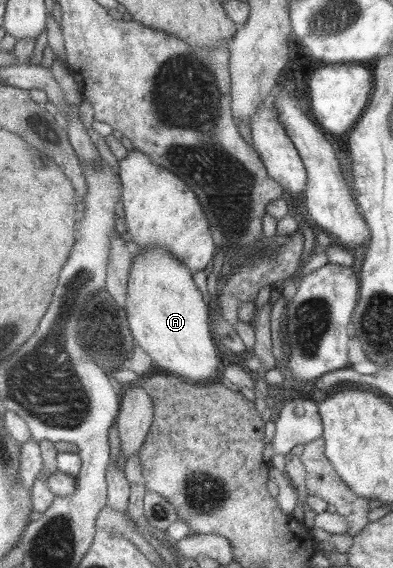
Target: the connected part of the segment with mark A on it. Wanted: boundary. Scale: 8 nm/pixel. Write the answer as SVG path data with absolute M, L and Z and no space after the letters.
M152 244L142 248L135 254L132 267L128 272L127 283L127 304L129 328L132 332L135 343L150 355L154 369L160 368L180 376L184 380L194 383L210 384L219 381L220 373L218 366L217 345L214 343L213 330L211 328L212 308L206 305L202 292L198 290L193 273L182 265L182 261L158 244Z

